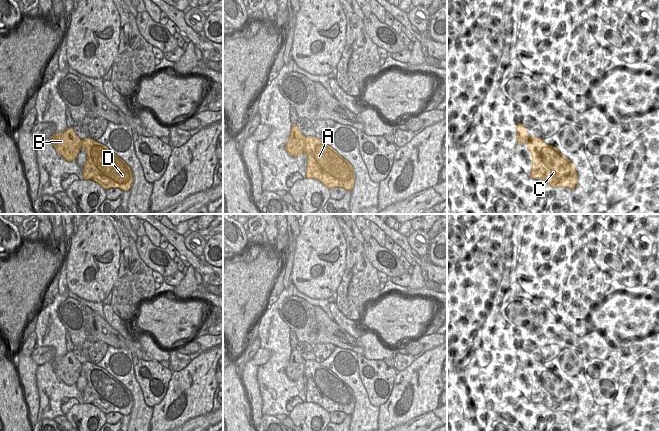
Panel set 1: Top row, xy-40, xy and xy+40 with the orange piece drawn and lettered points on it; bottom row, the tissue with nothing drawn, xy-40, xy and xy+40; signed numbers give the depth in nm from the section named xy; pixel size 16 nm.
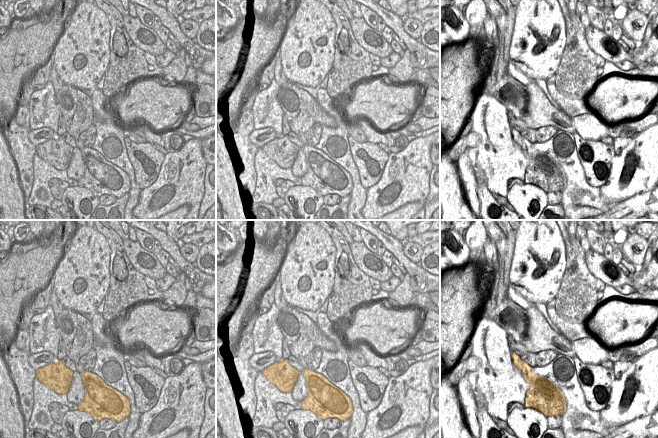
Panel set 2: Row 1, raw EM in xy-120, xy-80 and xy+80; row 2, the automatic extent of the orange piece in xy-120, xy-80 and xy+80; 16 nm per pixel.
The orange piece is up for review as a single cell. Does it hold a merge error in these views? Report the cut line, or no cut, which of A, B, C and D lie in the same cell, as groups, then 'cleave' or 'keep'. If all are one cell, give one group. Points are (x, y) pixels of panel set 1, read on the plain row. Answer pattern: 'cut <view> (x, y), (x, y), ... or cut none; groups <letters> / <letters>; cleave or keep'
cut xy (306, 361), (303, 375); groups A C D / B; cleave

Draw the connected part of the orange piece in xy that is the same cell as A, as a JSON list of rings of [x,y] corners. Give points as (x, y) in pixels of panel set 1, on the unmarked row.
[[[307,360],[304,376],[307,379],[306,402],[318,404],[328,413],[335,411],[347,415],[353,413],[354,393],[332,371],[316,361]]]

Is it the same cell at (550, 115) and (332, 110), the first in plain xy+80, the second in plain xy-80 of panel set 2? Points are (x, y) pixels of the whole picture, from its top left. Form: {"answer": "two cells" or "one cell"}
{"answer": "two cells"}

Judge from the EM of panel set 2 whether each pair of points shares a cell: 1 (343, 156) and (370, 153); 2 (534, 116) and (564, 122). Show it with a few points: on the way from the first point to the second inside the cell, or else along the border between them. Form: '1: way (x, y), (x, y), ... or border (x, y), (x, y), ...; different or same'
1: border (347, 136), (351, 157), (360, 177); different
2: way (541, 116), (557, 118); same

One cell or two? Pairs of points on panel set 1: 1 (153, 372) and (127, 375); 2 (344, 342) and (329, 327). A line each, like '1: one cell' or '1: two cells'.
1: two cells
2: one cell

